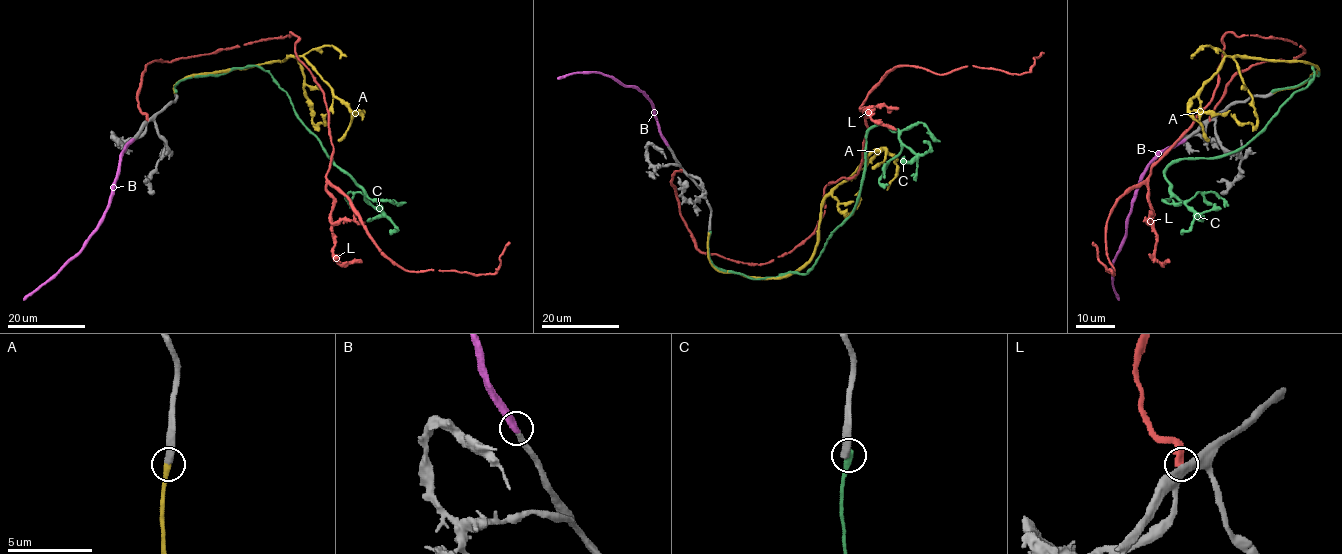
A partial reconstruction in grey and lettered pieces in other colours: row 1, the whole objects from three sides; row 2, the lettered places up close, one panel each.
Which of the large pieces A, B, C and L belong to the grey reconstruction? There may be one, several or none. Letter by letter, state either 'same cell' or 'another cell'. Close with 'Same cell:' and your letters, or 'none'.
A: same cell
B: same cell
C: another cell
L: another cell
Same cell: A, B

